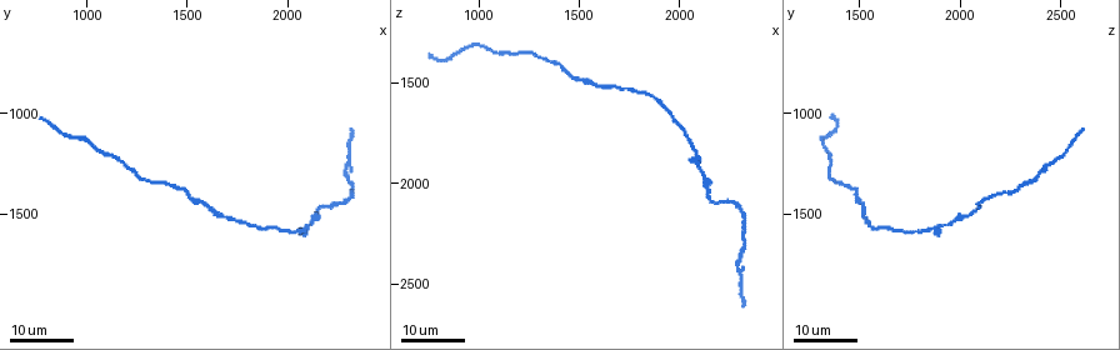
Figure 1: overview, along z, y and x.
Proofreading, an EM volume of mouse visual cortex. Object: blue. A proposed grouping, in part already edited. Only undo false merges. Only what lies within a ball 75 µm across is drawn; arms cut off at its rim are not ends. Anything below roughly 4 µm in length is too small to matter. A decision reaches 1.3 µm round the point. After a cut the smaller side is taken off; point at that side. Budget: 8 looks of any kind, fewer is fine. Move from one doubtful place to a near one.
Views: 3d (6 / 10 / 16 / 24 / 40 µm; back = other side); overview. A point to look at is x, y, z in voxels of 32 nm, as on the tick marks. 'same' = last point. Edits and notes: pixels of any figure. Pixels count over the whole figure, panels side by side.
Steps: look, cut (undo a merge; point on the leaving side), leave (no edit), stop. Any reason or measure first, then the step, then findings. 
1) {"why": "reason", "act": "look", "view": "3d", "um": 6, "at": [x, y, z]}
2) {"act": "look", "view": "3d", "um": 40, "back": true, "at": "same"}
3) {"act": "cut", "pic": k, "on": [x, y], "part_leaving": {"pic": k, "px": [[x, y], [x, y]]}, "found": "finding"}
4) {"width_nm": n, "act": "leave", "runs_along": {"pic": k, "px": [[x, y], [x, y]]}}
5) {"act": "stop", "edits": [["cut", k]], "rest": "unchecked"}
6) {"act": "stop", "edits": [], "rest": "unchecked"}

{"act": "look", "view": "3d", "um": 24, "at": [1080, 1200, 1340]}

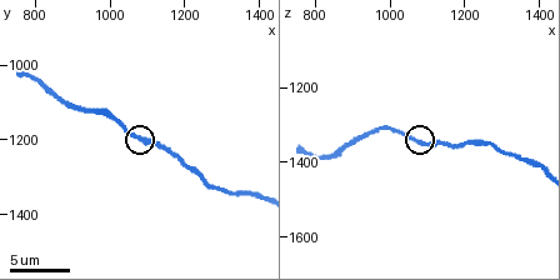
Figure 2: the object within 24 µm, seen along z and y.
{"act": "look", "view": "3d", "um": 10, "at": [1080, 1200, 1350]}

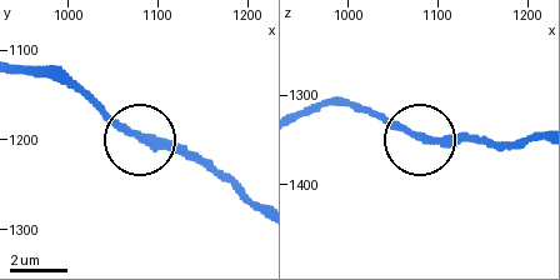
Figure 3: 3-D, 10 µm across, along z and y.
{"width_nm": 250, "act": "leave", "runs_along": {"pic": 3, "px": [[256, 208], [220, 176], [126, 129], [94, 95]]}, "found": "one neuron here"}

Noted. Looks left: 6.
{"why": "calibre changes", "act": "look", "view": "3d", "um": 24, "at": [1680, 1510, 1510]}

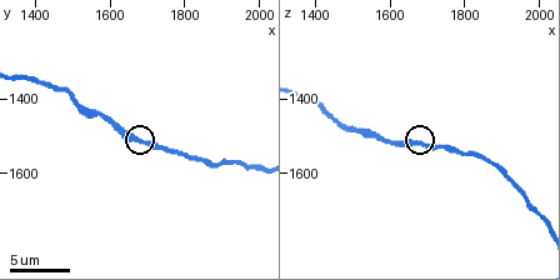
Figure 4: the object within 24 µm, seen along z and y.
{"act": "look", "view": "3d", "um": 6, "at": [1680, 1510, 1530]}

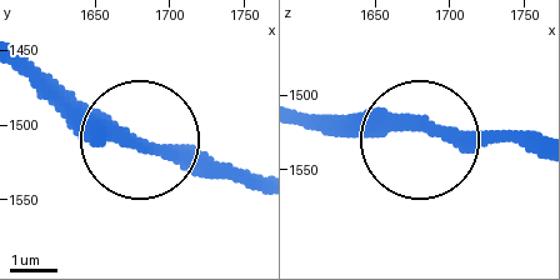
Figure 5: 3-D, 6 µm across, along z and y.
{"width_nm": 310, "act": "leave", "runs_along": {"pic": 5, "px": [[250, 184], [179, 169], [130, 136], [83, 133], [39, 100]]}, "found": "all the same neuron"}

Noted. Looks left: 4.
{"why": "calibre changes", "act": "look", "view": "3d", "um": 24, "at": [2320, 1360, 2320]}

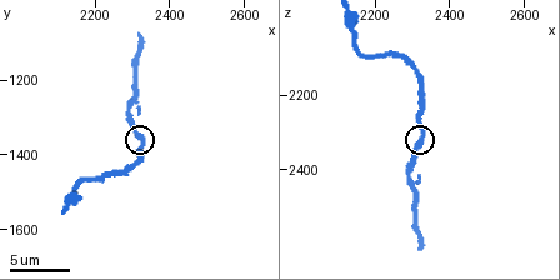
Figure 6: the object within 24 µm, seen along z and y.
{"act": "look", "view": "3d", "um": 6, "at": [2320, 1350, 2330]}

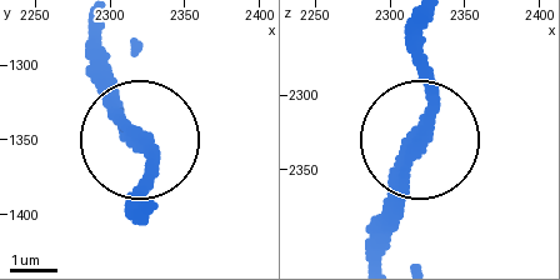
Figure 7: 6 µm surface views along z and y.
{"act": "leave", "runs_along": {"pic": 7, "px": [[423, 29], [423, 149], [366, 228]]}, "found": "one neuron here"}

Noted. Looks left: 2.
{"why": "sudden change in width", "act": "look", "view": "3d", "um": 24, "at": [2150, 1510, 2050]}

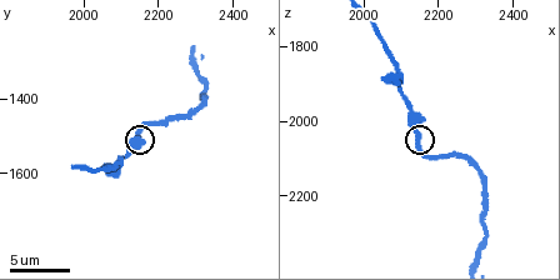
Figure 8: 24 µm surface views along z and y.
{"why": "zoom in", "act": "look", "view": "3d", "um": 10, "at": "same"}

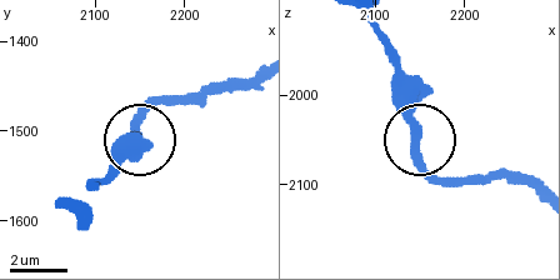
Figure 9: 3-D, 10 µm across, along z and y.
{"act": "leave", "runs_along": {"pic": 9, "px": [[85, 188], [113, 169], [163, 98]]}, "found": "all the same neuron"}

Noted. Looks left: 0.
{"act": "stop", "edits": [], "rest": "unchecked"}

